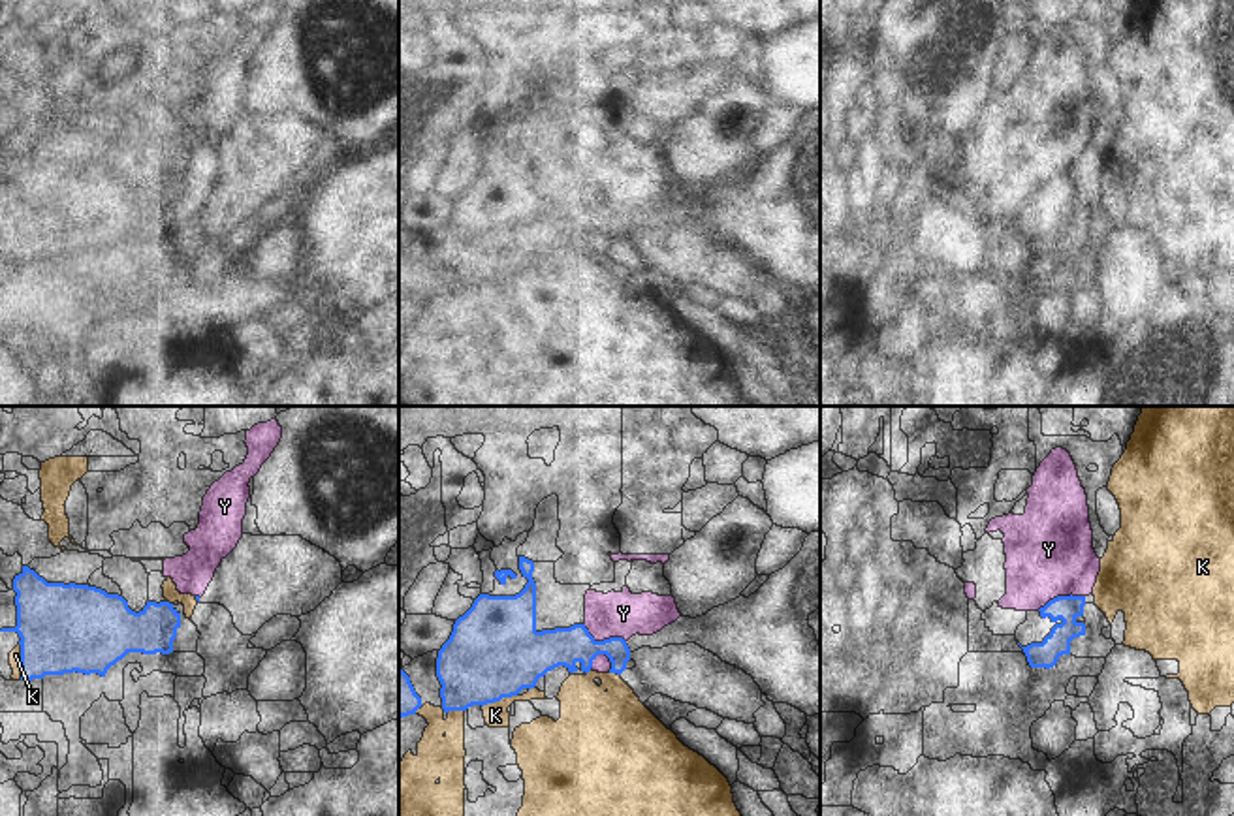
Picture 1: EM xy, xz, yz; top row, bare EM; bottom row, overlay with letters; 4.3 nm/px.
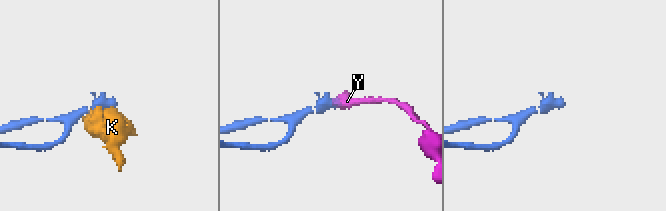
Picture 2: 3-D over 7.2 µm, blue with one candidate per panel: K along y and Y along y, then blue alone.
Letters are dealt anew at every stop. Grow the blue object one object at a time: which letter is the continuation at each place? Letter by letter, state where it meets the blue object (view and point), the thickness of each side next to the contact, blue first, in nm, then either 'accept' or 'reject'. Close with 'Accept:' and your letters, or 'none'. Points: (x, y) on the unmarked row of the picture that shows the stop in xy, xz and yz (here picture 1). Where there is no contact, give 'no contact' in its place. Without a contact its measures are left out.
K: xy (21, 241) | 380/50 nm | reject
Y: xz (604, 219) | 170/190 nm | reject
Accept: none

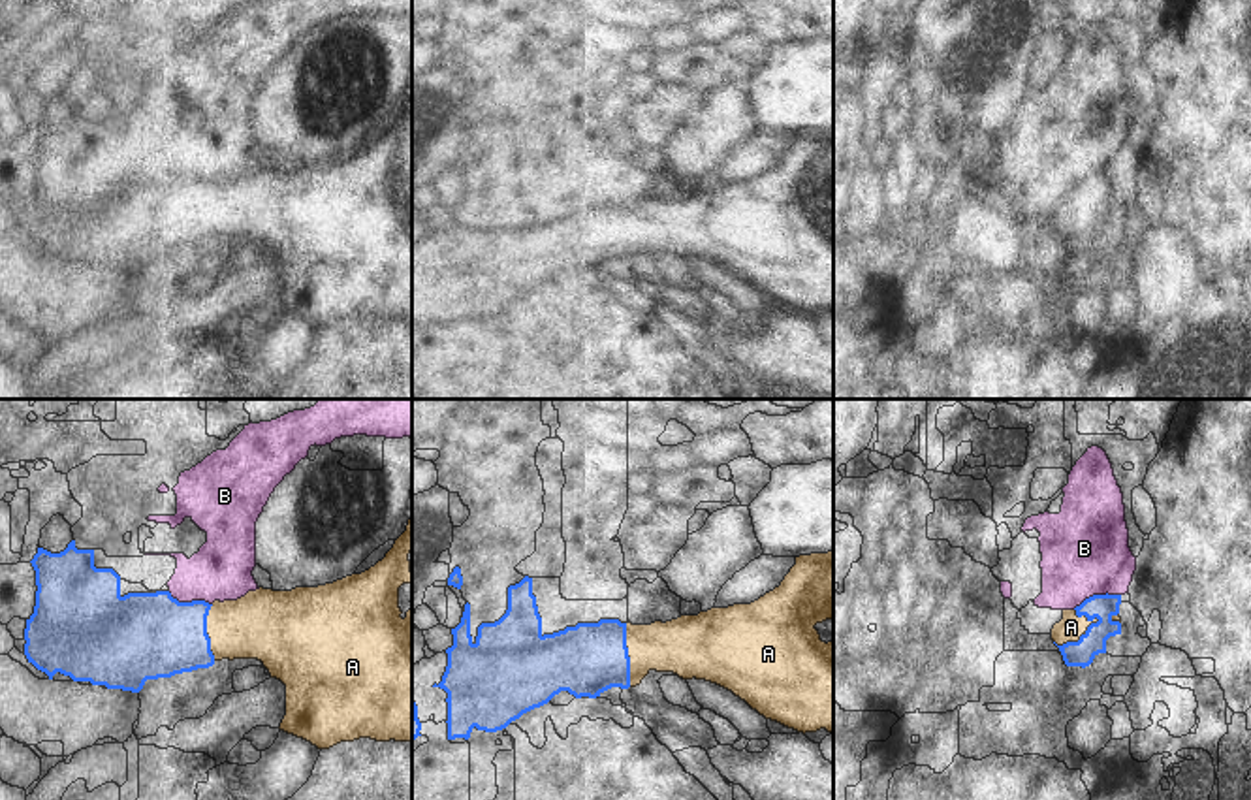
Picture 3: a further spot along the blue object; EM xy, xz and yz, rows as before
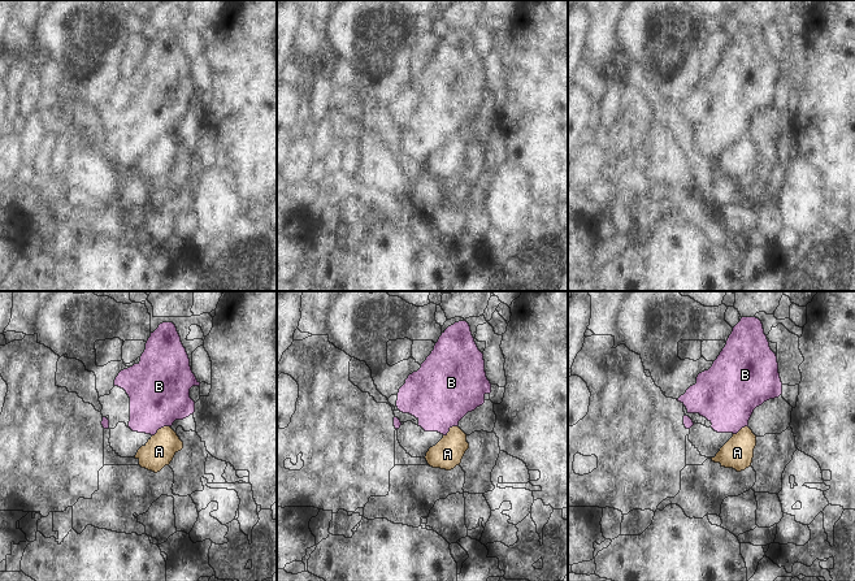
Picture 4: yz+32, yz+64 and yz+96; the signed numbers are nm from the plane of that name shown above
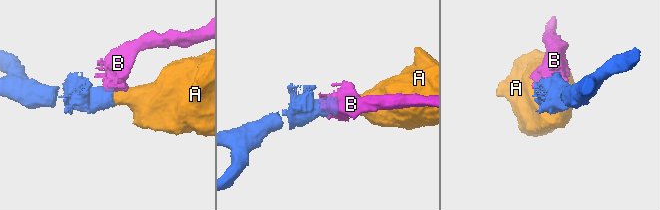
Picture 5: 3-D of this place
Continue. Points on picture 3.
A: yz (1078, 219) | 110/110 nm | accept
B: yz (1095, 174) | 110/380 nm | reject
Accept: A

